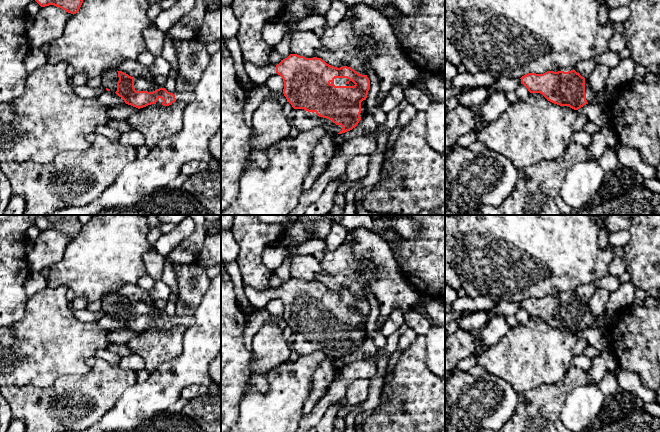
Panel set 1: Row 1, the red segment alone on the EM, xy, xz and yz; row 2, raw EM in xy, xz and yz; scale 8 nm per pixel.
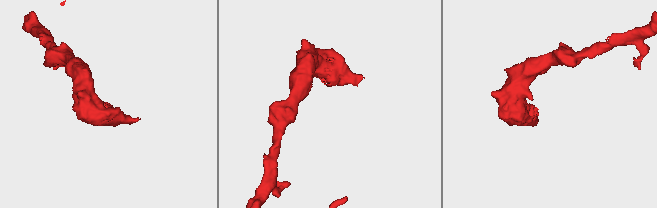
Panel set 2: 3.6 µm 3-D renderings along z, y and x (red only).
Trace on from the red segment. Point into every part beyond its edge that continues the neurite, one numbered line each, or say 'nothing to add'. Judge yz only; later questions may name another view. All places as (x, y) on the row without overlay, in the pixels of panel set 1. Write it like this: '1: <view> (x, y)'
1: yz (609, 318)

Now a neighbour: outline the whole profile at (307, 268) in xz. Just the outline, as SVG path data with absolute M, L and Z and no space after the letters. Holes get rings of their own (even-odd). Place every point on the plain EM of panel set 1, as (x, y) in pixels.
M296 255L290 258L290 276L306 282L317 280L317 276L323 273L320 261L313 255Z

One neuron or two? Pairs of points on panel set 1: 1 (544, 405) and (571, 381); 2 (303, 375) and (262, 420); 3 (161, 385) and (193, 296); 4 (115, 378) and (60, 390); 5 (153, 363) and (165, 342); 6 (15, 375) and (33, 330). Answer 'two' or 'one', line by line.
1: one
2: one
3: two
4: one
5: one
6: one

